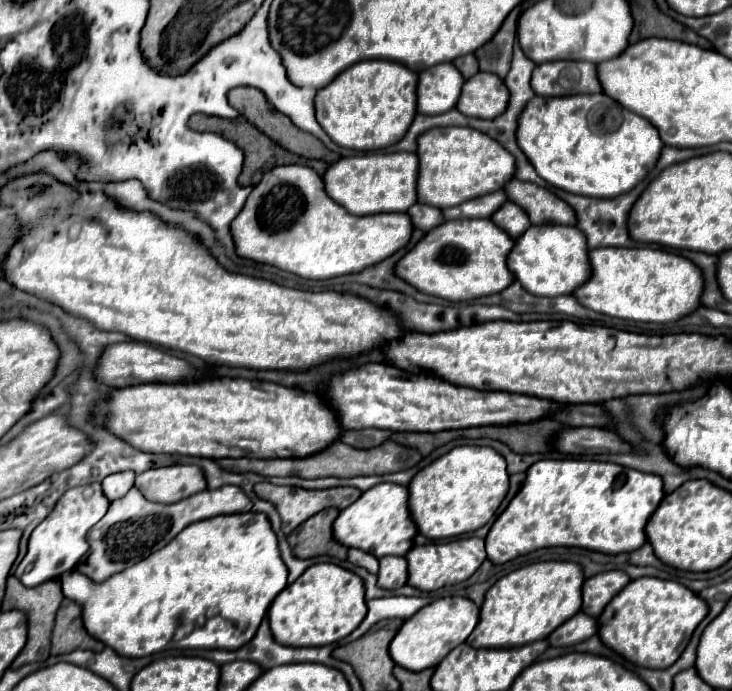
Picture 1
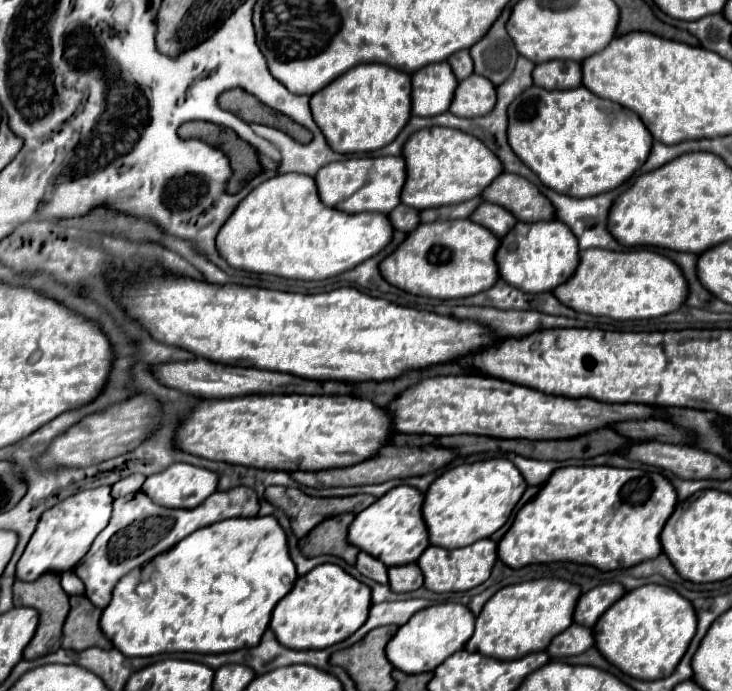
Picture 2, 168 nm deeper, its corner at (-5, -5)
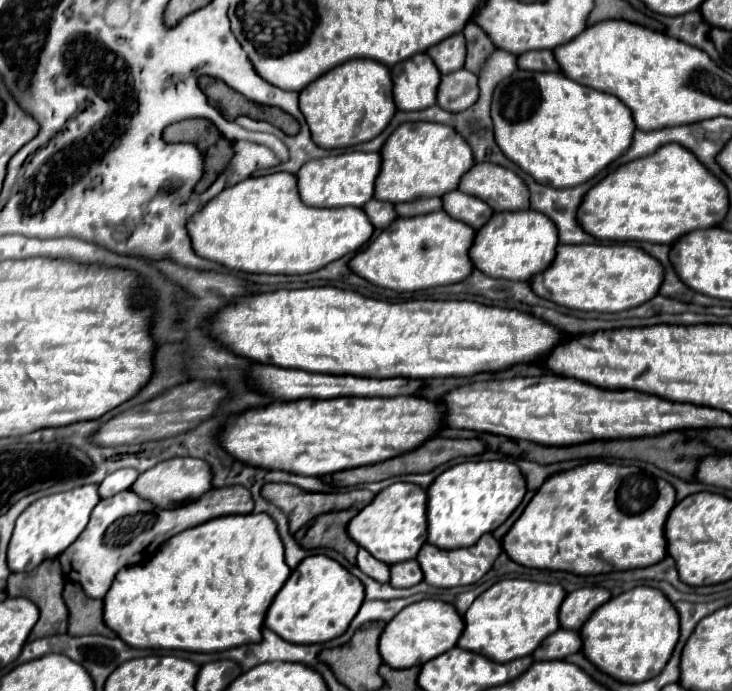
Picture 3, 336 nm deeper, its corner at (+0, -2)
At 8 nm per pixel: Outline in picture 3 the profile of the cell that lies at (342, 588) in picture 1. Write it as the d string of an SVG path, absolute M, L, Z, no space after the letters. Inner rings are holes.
M308 556L296 570L292 570L284 588L266 612L266 626L272 628L282 640L292 644L318 644L338 638L346 632L364 602L364 586L328 556Z

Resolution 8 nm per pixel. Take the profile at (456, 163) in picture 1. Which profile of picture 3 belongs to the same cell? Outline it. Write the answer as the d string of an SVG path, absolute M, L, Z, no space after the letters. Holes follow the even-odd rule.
M436 122L400 124L386 140L380 156L382 170L380 180L376 180L376 198L392 204L454 192L458 190L462 176L476 164L470 144L452 126Z

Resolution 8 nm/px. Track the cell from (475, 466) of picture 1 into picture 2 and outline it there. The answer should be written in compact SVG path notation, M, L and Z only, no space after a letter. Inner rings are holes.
M487 459L447 469L431 483L429 491L425 493L423 519L427 523L431 545L457 549L491 537L507 523L525 489L527 483L523 475L507 459Z

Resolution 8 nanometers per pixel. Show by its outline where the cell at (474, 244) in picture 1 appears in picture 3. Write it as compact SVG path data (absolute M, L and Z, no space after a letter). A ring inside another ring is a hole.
M444 210L430 212L428 216L396 218L388 230L384 230L350 262L350 268L368 282L396 292L416 292L458 284L474 272L474 264L470 260L474 236L476 230L472 226L452 220Z

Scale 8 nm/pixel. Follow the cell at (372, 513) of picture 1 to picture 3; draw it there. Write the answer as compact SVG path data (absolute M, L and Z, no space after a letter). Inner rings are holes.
M398 482L374 496L374 500L348 522L348 536L384 564L416 558L426 542L426 490Z

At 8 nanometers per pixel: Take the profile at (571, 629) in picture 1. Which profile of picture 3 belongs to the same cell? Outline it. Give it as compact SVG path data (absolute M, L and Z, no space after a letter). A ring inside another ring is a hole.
M560 628L552 636L548 636L536 650L534 660L564 660L566 656L578 652L582 648L582 638L576 630Z

